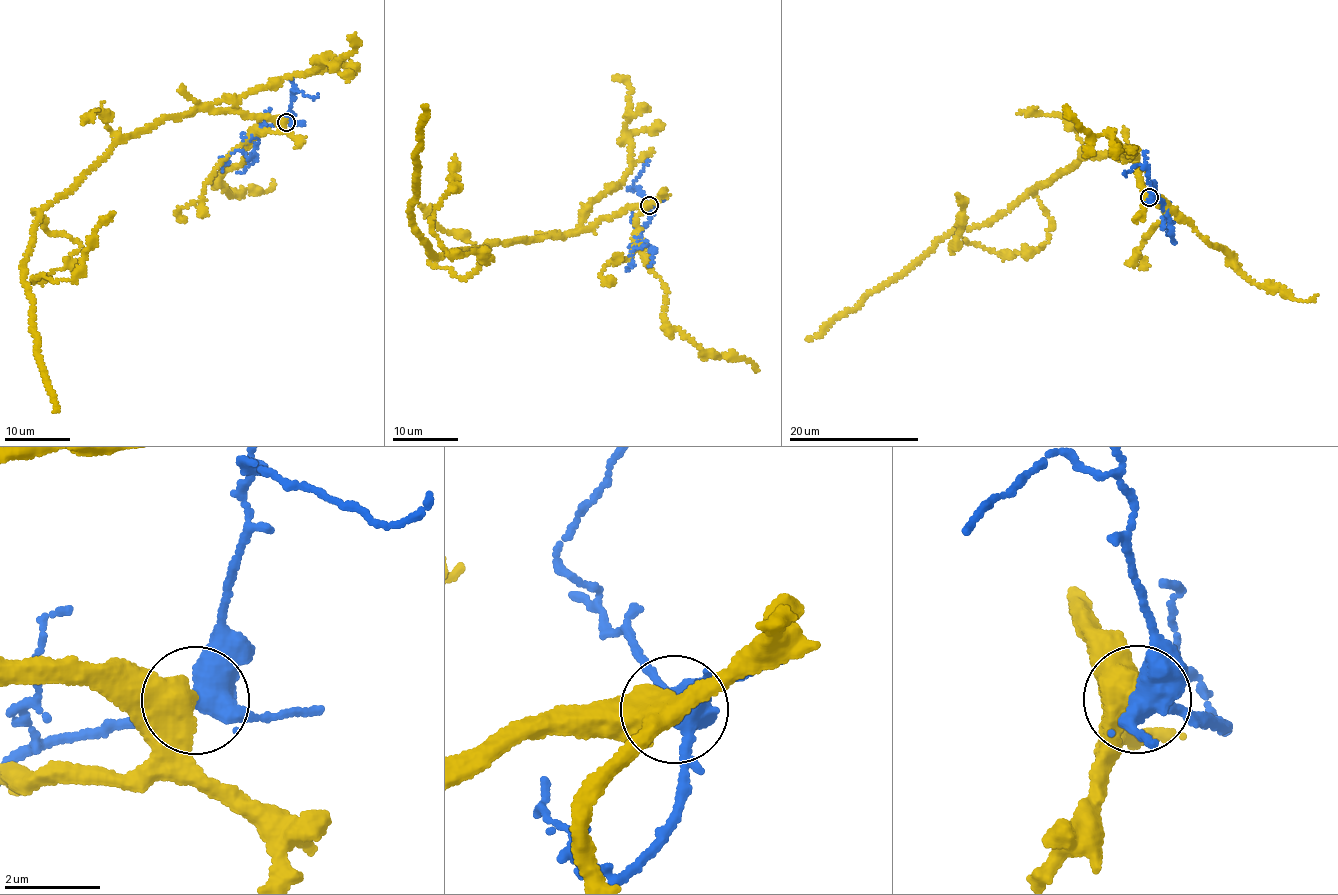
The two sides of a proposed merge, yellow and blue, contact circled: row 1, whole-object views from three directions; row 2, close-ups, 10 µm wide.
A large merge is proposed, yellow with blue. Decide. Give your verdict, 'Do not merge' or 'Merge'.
Do not merge

